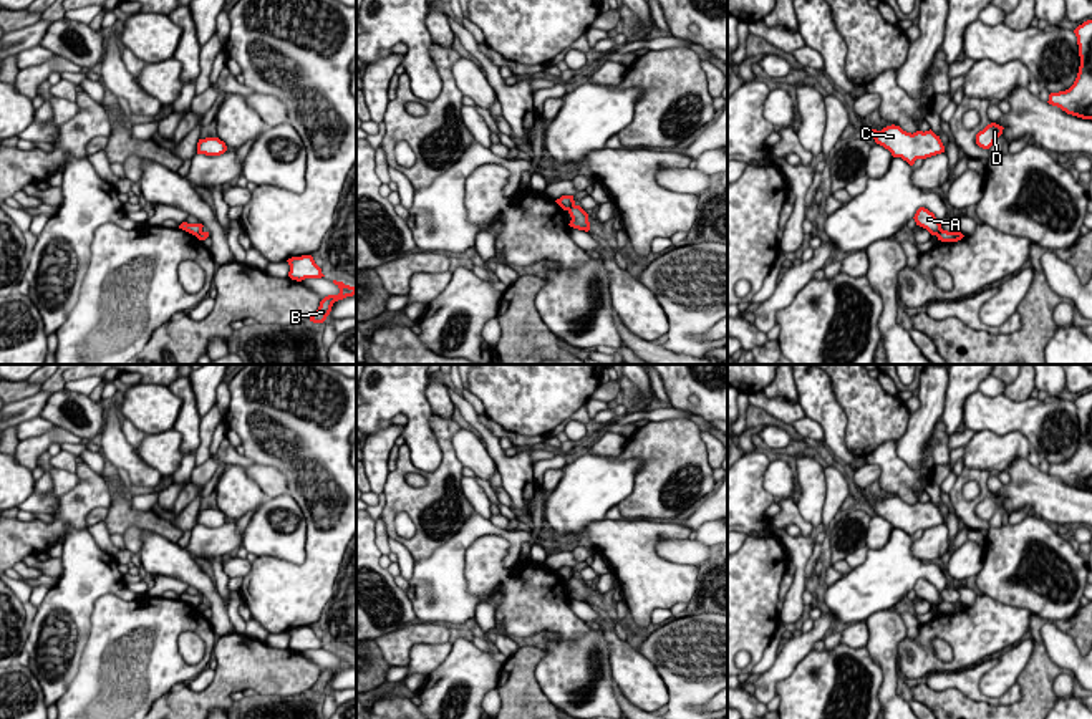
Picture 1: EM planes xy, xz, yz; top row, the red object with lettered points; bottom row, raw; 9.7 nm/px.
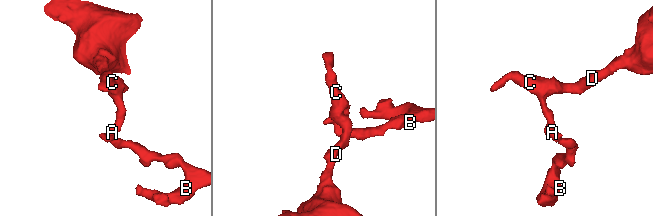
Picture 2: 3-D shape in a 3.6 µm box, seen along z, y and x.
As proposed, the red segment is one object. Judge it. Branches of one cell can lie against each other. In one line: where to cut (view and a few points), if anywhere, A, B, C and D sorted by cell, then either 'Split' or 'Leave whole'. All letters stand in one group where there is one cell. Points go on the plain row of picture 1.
Split along xz (574, 574), (567, 580). Groups: A C D / B. Split

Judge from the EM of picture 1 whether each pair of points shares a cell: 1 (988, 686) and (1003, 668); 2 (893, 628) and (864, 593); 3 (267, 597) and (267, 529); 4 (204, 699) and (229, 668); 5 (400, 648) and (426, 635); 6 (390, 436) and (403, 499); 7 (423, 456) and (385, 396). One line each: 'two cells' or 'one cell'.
1: one cell
2: two cells
3: two cells
4: one cell
5: one cell
6: two cells
7: one cell

